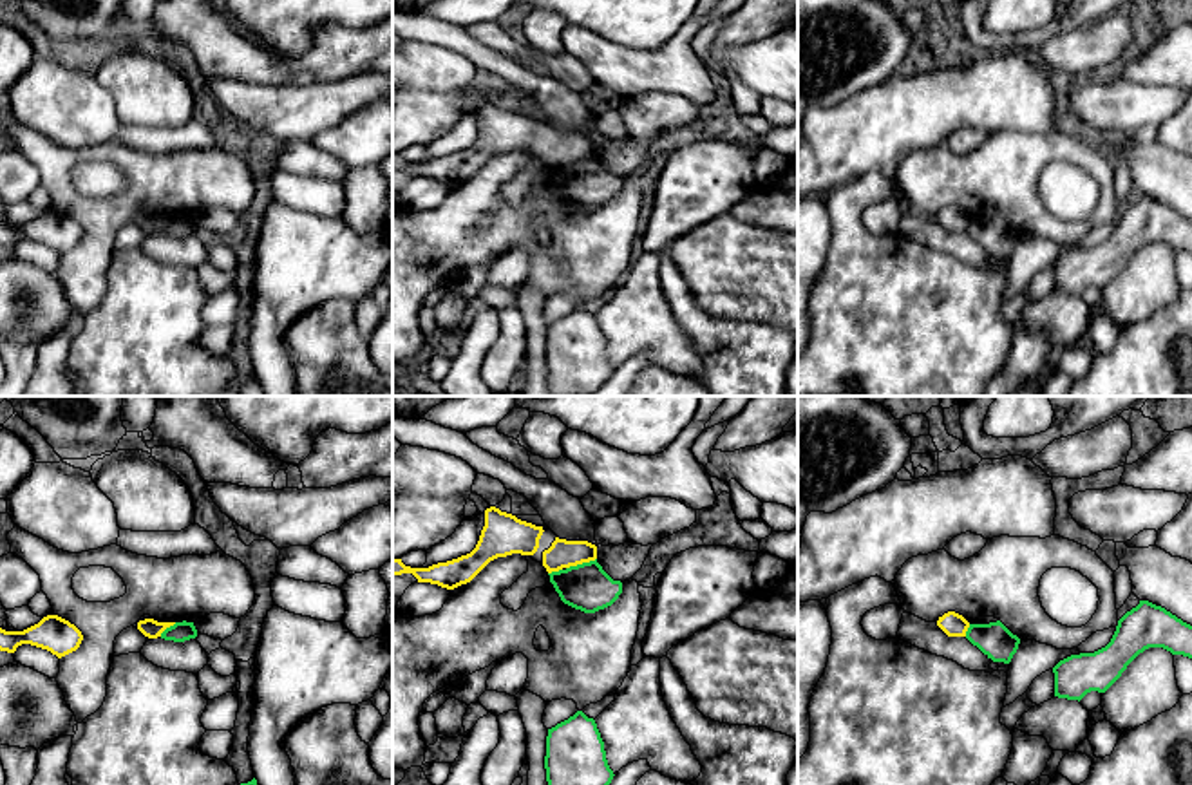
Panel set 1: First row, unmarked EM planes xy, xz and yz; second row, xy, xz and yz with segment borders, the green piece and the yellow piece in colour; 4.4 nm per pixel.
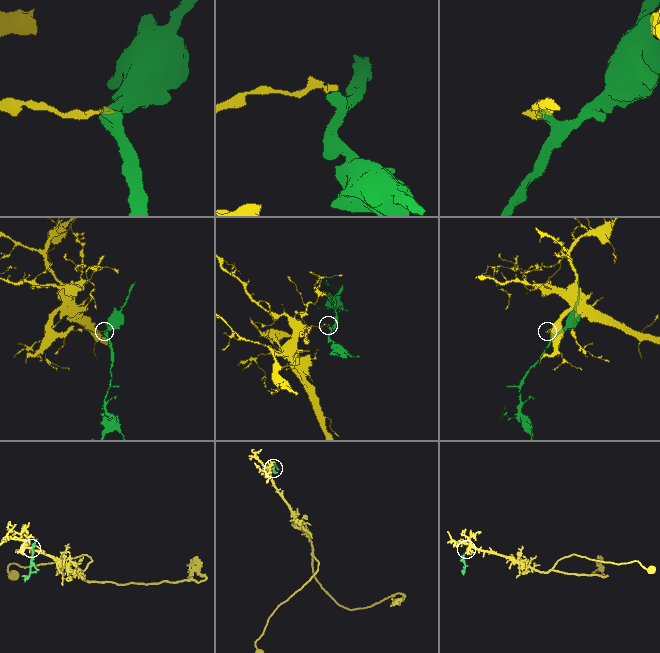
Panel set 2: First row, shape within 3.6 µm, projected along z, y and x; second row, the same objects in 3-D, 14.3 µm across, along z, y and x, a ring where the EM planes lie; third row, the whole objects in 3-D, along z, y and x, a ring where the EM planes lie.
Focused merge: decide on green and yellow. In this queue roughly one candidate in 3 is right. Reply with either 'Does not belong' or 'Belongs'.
Does not belong

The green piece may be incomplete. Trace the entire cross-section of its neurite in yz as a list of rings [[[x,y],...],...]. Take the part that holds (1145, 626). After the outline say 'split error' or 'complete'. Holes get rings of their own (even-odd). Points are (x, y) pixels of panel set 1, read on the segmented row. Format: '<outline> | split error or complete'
[[[1140,601],[1118,620],[1105,648],[1071,655],[1053,667],[1055,696],[1080,702],[1091,691],[1105,693],[1149,648],[1192,658],[1192,626],[1161,606]]] | complete

